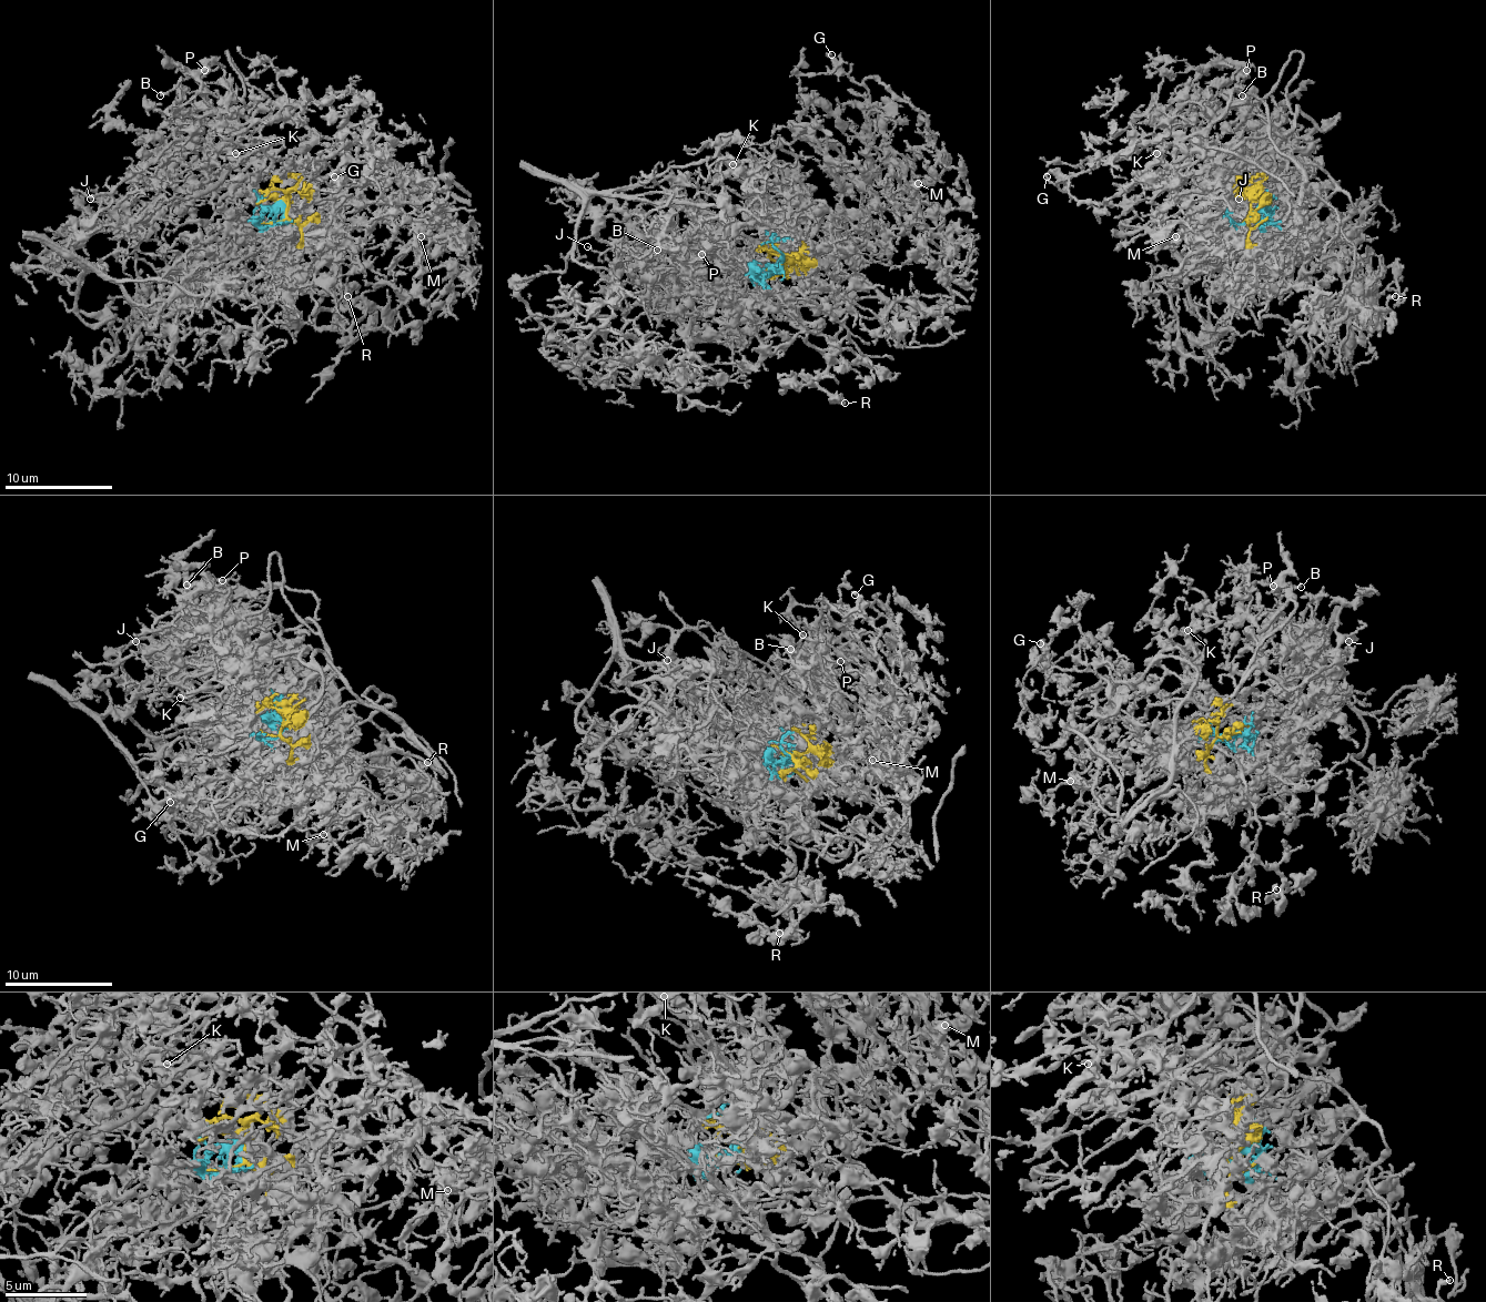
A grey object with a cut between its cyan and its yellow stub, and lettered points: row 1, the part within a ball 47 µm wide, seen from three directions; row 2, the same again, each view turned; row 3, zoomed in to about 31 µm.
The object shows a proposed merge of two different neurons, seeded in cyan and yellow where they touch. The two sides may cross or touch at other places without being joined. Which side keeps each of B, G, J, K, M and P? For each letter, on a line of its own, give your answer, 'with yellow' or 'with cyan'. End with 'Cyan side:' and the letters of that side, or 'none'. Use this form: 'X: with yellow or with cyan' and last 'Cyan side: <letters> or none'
B: with yellow
G: with yellow
J: with cyan
K: with yellow
M: with yellow
P: with yellow
Cyan side: J

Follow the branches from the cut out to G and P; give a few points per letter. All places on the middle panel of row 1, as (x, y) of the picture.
G: (784, 263), (784, 257), (816, 247), (842, 206), (842, 182), (872, 174), (865, 172), (869, 97), (831, 53)
P: (784, 263), (784, 257), (770, 255), (756, 266), (735, 268), (721, 255), (686, 257), (678, 250), (703, 255)

